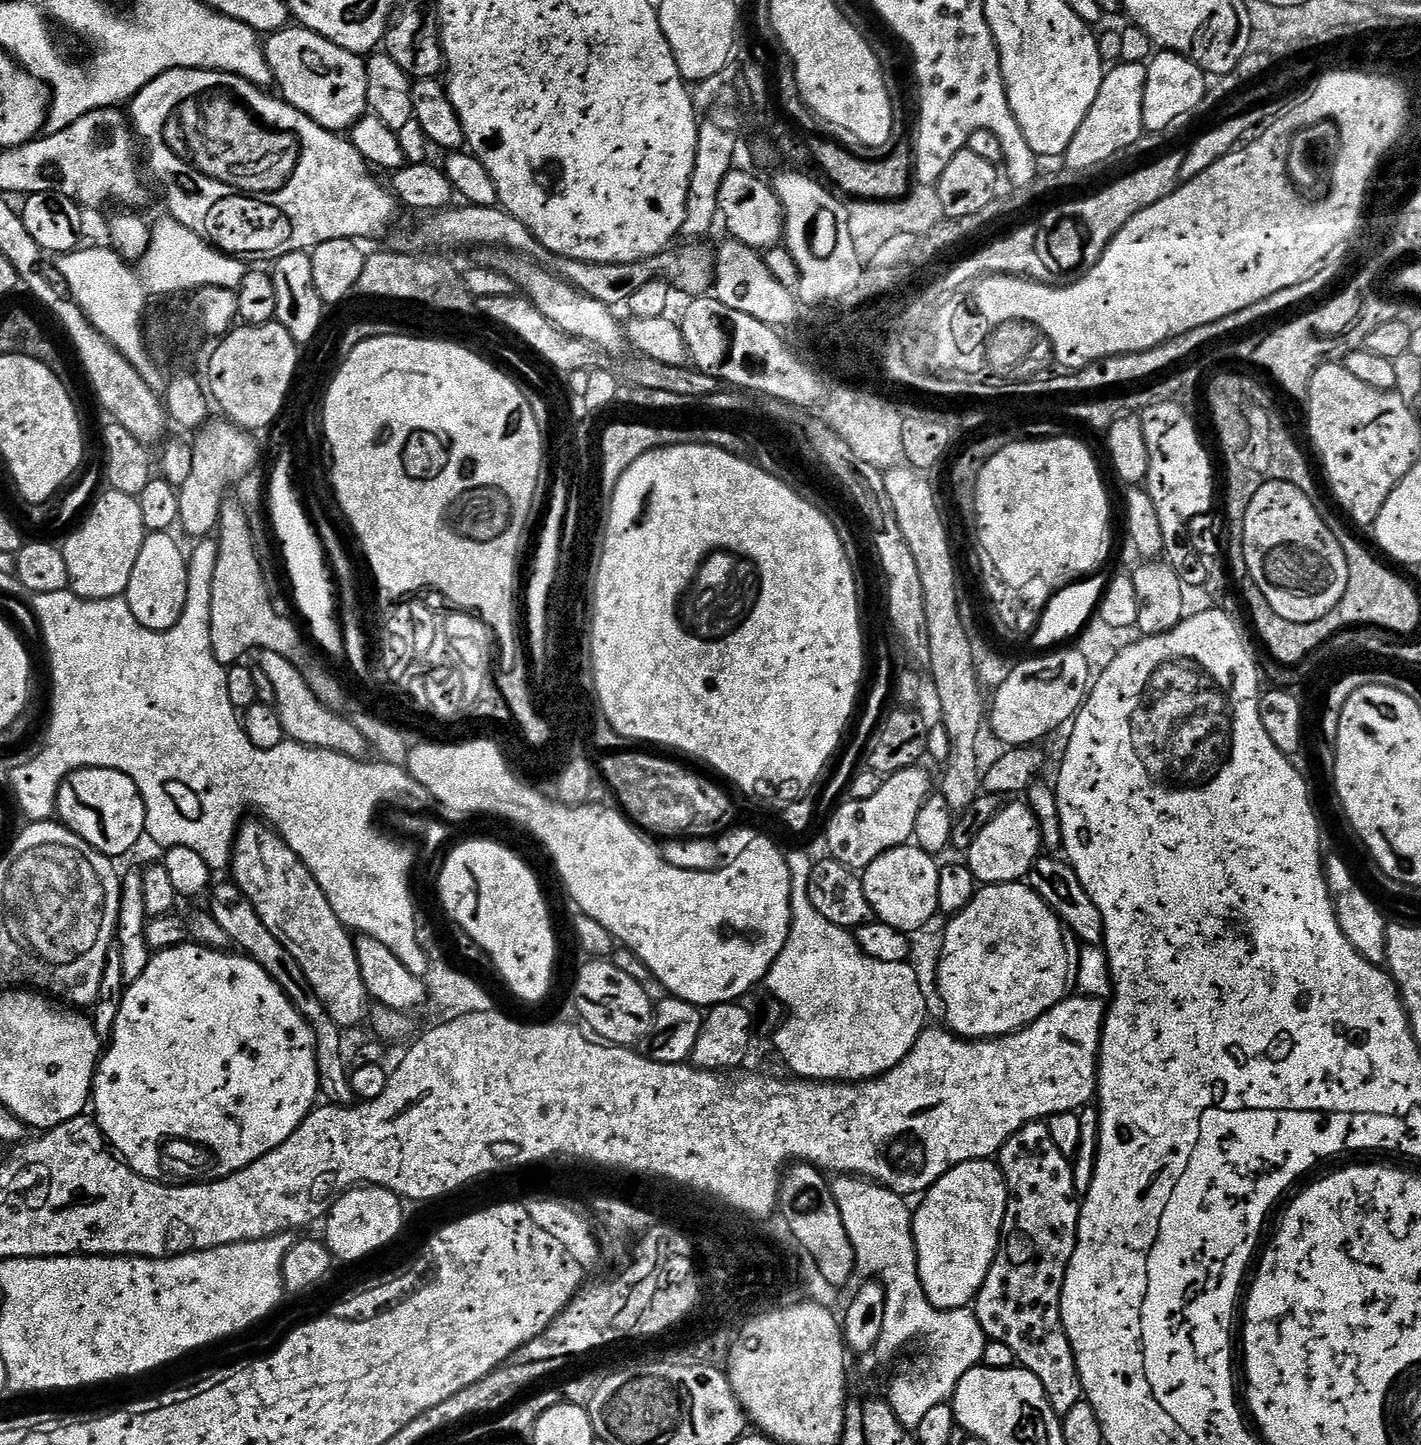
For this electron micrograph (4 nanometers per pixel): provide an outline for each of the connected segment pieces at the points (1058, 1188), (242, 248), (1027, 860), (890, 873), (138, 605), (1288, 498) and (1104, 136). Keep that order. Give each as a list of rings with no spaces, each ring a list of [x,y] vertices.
[[[1047,1123],[1025,1124],[1018,1134],[1014,1134],[1001,1146],[998,1163],[1004,1180],[1008,1184],[1008,1209],[1004,1215],[1004,1225],[1000,1231],[1000,1245],[994,1262],[986,1274],[986,1282],[974,1301],[974,1311],[989,1340],[1003,1342],[1014,1350],[1014,1358],[1019,1367],[1026,1369],[1046,1390],[1054,1414],[1063,1417],[1070,1414],[1074,1406],[1084,1399],[1082,1378],[1076,1369],[1076,1359],[1062,1326],[1062,1286],[1070,1258],[1076,1249],[1078,1218],[1080,1217],[1081,1197],[1075,1188],[1073,1161],[1054,1146]]]
[[[171,68],[158,78],[154,78],[139,94],[130,101],[130,123],[138,137],[139,143],[148,151],[146,168],[164,187],[164,200],[168,203],[167,215],[176,219],[182,226],[188,227],[194,234],[229,256],[249,258],[248,256],[269,256],[275,258],[291,252],[308,252],[322,242],[335,240],[354,240],[365,242],[380,236],[396,223],[398,201],[387,187],[384,188],[371,176],[370,165],[364,161],[362,154],[352,144],[351,139],[343,135],[328,132],[318,122],[314,122],[302,110],[290,106],[279,95],[259,88],[257,84],[246,82],[246,78],[235,76],[229,72],[211,72],[205,68]]]
[[[1008,802],[1001,807],[998,815],[976,835],[974,846],[967,850],[966,863],[977,885],[1015,884],[1023,881],[1042,854],[1040,822],[1036,819],[1036,813],[1027,803],[1012,803],[1016,802]]]
[[[911,843],[891,848],[886,854],[874,858],[874,862],[870,862],[870,866],[863,869],[862,872],[866,902],[870,902],[873,917],[881,920],[883,924],[894,926],[899,932],[909,934],[915,934],[919,928],[926,927],[931,922],[932,915],[937,915],[940,912],[938,906],[938,874],[940,869],[941,865],[938,863],[937,857],[926,854]]]
[[[150,532],[145,535],[126,593],[134,618],[138,618],[144,628],[155,632],[165,632],[174,627],[178,618],[182,618],[188,601],[190,560],[174,537],[172,532]]]
[[[1266,482],[1250,498],[1250,510],[1244,515],[1244,561],[1248,567],[1250,578],[1262,590],[1266,602],[1274,610],[1274,614],[1282,614],[1290,622],[1305,624],[1314,622],[1338,602],[1342,602],[1342,594],[1346,594],[1348,585],[1348,563],[1342,546],[1338,546],[1338,538],[1330,534],[1330,526],[1320,517],[1320,508],[1316,500],[1306,498],[1298,486],[1290,486],[1290,482]]]
[[[1120,62],[1117,65],[1117,68],[1109,67],[1105,71],[1104,81],[1098,90],[1098,98],[1094,98],[1094,106],[1090,106],[1090,114],[1086,114],[1082,126],[1078,126],[1078,134],[1074,134],[1070,146],[1064,151],[1063,163],[1068,163],[1065,165],[1077,174],[1083,173],[1083,168],[1096,168],[1099,164],[1114,159],[1116,152],[1122,151],[1123,148],[1134,147],[1139,142],[1140,135],[1145,135],[1146,129],[1142,118],[1142,98],[1144,97],[1144,87],[1148,77],[1148,64]]]

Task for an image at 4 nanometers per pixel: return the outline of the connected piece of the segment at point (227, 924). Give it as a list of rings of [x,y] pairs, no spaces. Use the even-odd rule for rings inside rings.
[[[217,883],[210,892],[210,905],[208,910],[213,918],[222,926],[222,930],[230,935],[233,943],[245,954],[250,955],[253,960],[259,962],[263,969],[274,978],[274,982],[280,986],[283,992],[295,1002],[296,1009],[307,1018],[308,1024],[315,1032],[315,1058],[318,1062],[319,1084],[321,1097],[329,1104],[336,1107],[353,1107],[357,1101],[353,1093],[352,1083],[348,1065],[344,1060],[342,1048],[343,1031],[337,1026],[321,1000],[314,994],[313,988],[306,981],[302,973],[302,966],[298,960],[286,950],[278,938],[267,930],[265,923],[259,918],[253,904],[235,883]]]

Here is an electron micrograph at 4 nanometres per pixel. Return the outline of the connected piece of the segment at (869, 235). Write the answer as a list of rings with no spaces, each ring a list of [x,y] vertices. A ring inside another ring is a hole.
[[[931,184],[915,185],[908,196],[898,201],[853,201],[849,206],[849,226],[853,234],[854,248],[863,264],[870,264],[884,243],[898,234],[923,236],[945,219],[942,202]]]

